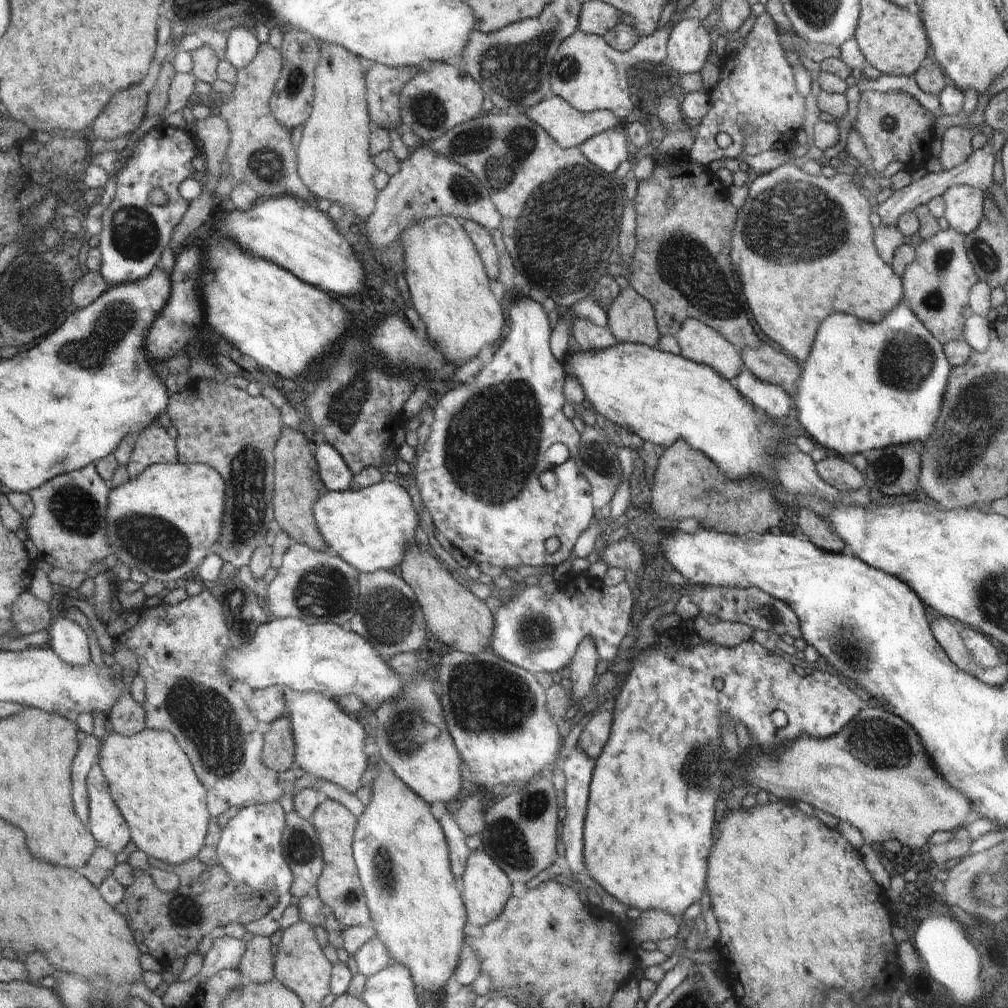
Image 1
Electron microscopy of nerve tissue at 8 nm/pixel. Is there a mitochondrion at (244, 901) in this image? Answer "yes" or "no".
no

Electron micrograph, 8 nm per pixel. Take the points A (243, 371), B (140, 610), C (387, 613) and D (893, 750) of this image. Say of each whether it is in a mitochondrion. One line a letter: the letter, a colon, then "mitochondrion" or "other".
A: other
B: other
C: mitochondrion
D: mitochondrion

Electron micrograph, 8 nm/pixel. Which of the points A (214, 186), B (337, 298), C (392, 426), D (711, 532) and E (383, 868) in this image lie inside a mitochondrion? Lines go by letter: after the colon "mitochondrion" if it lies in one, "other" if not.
A: other
B: other
C: other
D: other
E: mitochondrion

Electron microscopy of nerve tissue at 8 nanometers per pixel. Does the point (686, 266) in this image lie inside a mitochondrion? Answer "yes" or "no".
yes

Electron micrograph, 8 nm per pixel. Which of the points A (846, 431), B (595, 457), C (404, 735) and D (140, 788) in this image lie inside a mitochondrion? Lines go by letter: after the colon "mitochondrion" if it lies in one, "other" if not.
A: other
B: mitochondrion
C: mitochondrion
D: other

